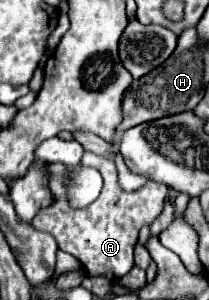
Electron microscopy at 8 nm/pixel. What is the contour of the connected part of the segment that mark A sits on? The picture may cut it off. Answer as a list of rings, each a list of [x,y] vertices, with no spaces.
[[[85,153],[81,165],[95,167],[103,175],[105,185],[103,185],[101,195],[89,207],[73,209],[69,205],[67,185],[65,185],[65,179],[69,177],[69,169],[63,163],[51,163],[49,165],[49,175],[51,175],[49,189],[53,191],[55,203],[51,207],[39,211],[37,217],[31,221],[31,225],[37,231],[53,235],[59,249],[65,253],[71,253],[75,259],[79,259],[89,277],[101,275],[111,281],[117,281],[125,273],[131,271],[133,247],[137,243],[139,229],[143,225],[153,223],[153,219],[161,213],[169,187],[163,183],[157,183],[157,181],[149,181],[145,187],[141,187],[133,193],[125,193],[123,189],[119,189],[117,171],[115,171],[113,161],[107,161],[105,157],[95,157],[93,153]]]

